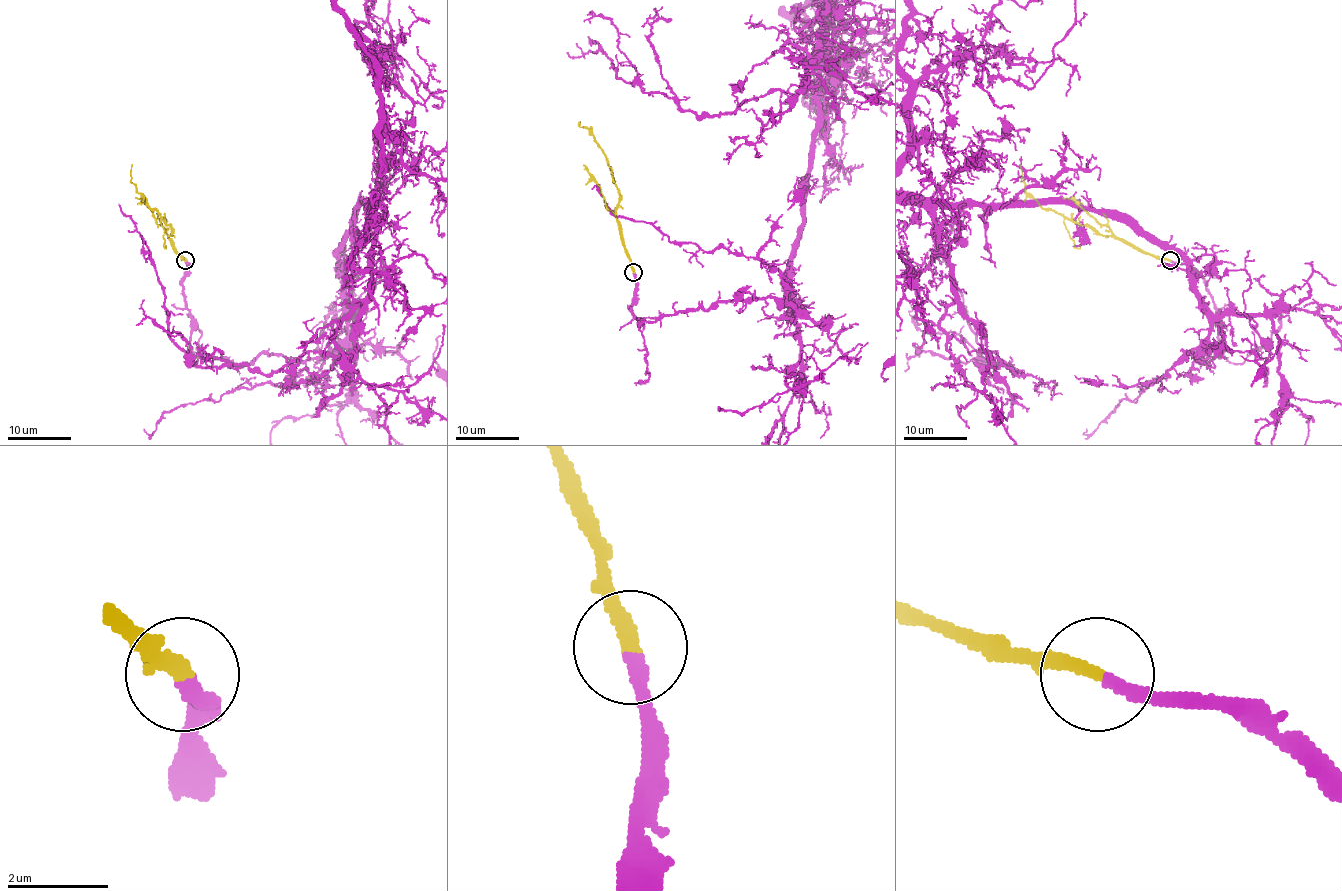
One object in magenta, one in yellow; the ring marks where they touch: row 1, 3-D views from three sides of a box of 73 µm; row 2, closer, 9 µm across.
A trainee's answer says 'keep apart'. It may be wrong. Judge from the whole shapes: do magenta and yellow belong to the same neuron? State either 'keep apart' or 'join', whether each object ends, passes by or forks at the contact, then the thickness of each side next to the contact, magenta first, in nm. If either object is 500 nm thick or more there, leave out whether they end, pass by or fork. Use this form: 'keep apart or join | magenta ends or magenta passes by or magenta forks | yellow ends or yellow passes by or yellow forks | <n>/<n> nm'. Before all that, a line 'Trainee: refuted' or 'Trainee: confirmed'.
Trainee: refuted
join | magenta ends | yellow ends | 240/260 nm

